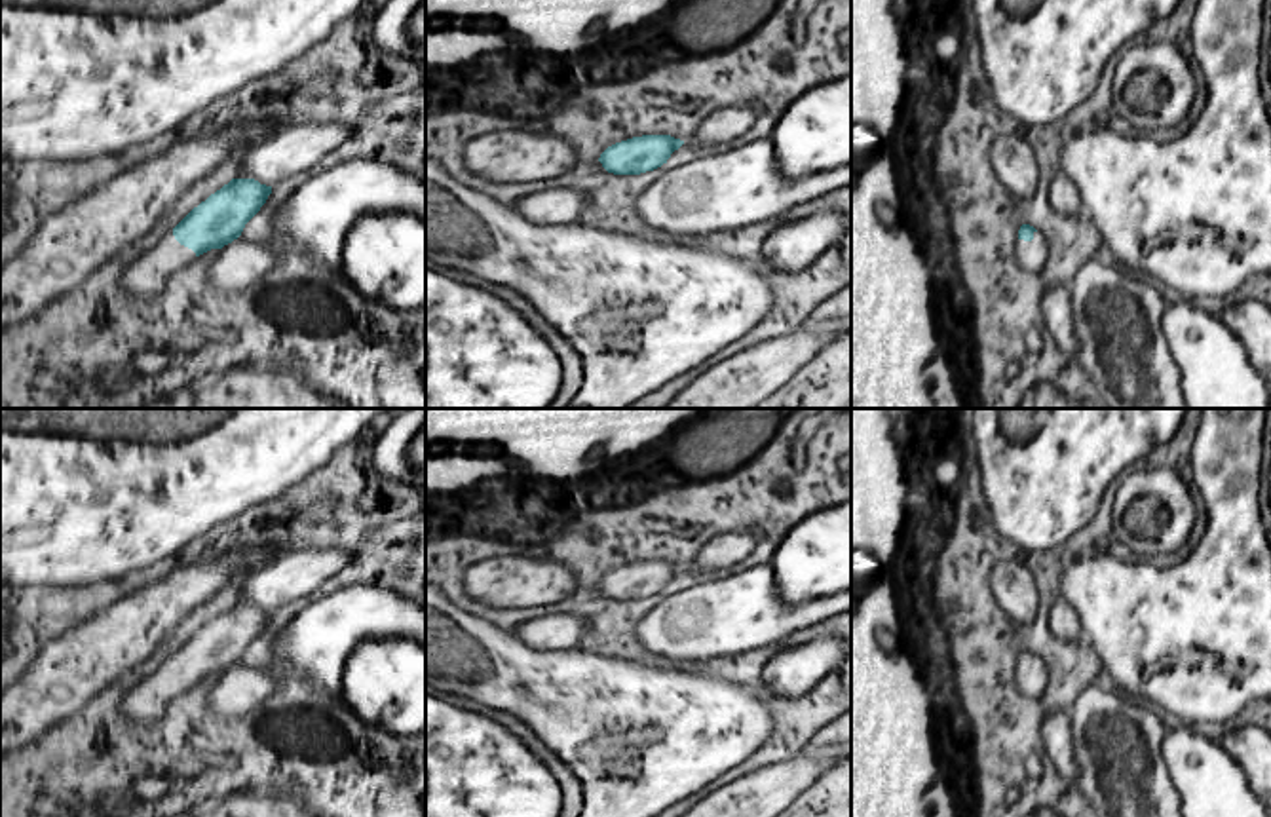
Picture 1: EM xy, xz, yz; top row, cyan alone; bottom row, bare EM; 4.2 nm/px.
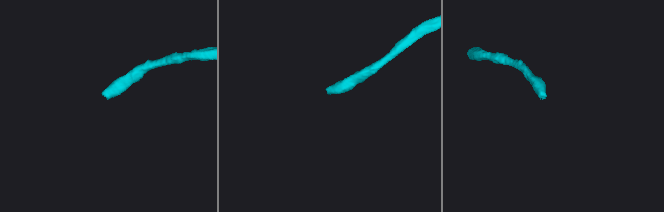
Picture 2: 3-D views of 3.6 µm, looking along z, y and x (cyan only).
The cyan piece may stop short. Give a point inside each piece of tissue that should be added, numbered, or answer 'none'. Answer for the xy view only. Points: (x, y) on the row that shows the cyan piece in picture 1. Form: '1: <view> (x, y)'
1: xy (145, 276)

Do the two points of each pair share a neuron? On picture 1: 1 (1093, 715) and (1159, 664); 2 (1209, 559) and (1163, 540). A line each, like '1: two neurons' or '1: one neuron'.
1: two neurons
2: two neurons

